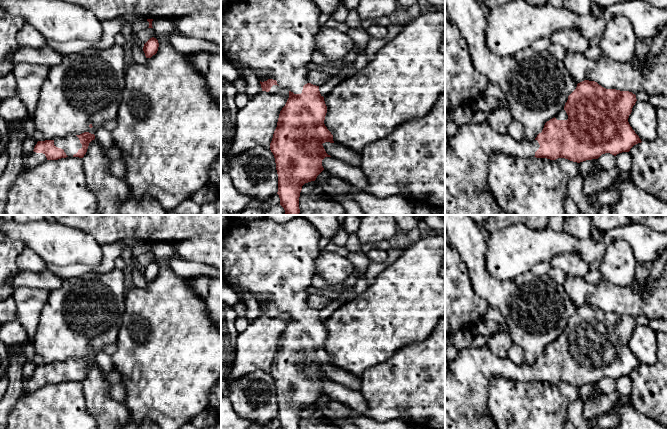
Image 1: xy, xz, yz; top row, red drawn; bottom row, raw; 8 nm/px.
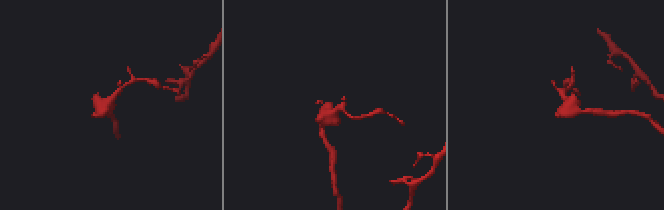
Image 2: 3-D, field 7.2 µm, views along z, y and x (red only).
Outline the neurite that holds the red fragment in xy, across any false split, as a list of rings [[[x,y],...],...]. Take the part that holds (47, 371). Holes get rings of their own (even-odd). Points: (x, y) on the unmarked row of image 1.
[[[84,356],[80,359],[68,359],[61,363],[38,365],[32,377],[23,378],[24,393],[32,393],[46,384],[58,384],[66,381],[83,382],[89,367],[94,363],[94,358]]]

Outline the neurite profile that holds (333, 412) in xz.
[[[331,399],[325,405],[313,405],[307,417],[310,422],[329,423],[336,427],[343,420],[350,420],[358,429],[414,429],[413,425],[401,420],[379,422],[365,415],[353,416],[351,410],[347,404]]]

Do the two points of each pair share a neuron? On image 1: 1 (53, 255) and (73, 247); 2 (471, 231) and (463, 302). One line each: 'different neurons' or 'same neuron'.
1: same neuron
2: different neurons

